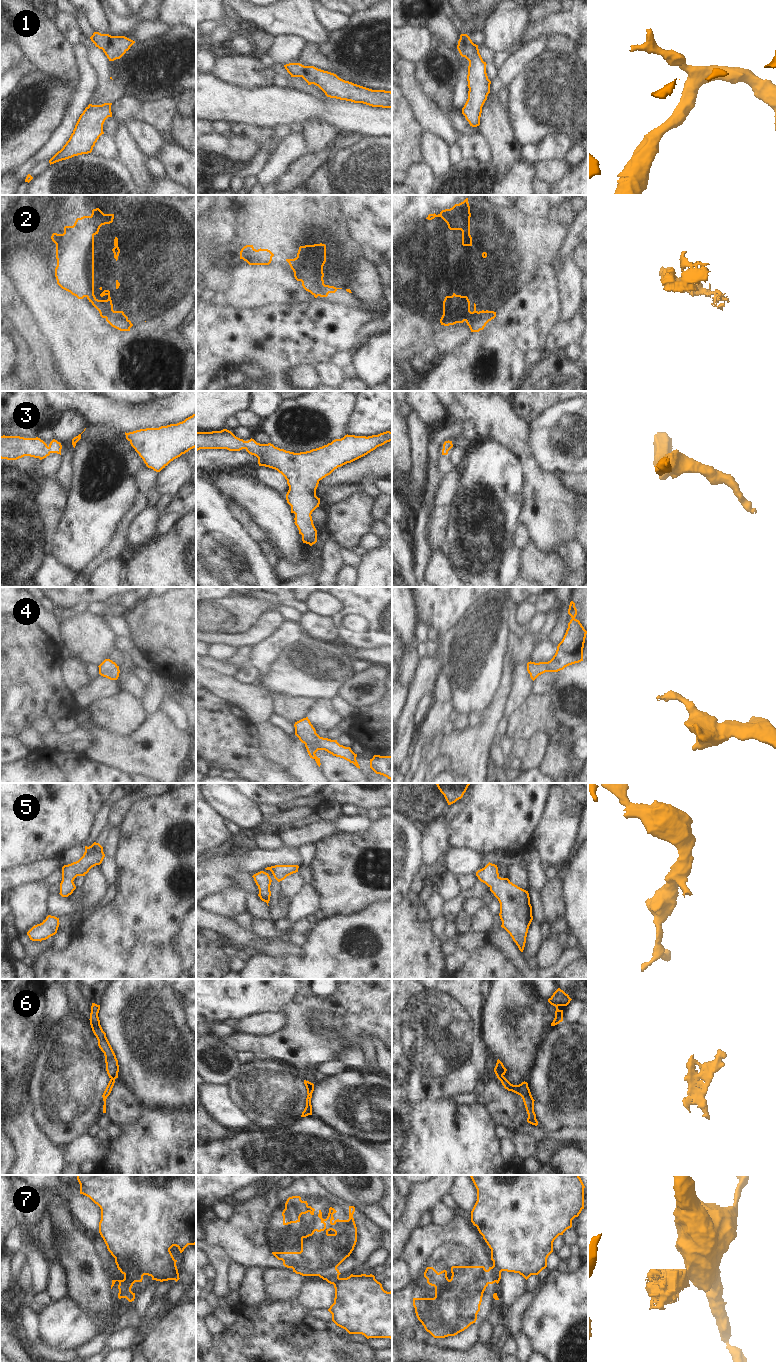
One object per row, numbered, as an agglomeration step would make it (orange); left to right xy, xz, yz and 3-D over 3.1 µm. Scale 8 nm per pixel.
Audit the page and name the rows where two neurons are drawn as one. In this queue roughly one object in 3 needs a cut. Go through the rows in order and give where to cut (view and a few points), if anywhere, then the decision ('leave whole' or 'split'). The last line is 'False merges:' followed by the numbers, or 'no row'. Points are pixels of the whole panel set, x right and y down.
1: no cut; leave whole
2: cut in xz along (300, 275), (317, 273), (322, 278); split
3: no cut; leave whole
4: no cut; leave whole
5: no cut; leave whole
6: cut in xy along (117, 1075), (111, 1078); split
7: cut in xy along (124, 1273), (130, 1273), (136, 1281); split
False merges: 2, 6, 7

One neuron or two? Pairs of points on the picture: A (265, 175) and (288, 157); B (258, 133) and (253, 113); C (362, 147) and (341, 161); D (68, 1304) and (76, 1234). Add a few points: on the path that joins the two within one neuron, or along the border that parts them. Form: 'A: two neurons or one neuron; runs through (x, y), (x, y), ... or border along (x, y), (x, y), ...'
A: one neuron; runs through (271, 171), (282, 160)
B: two neurons; border along (233, 122), (245, 122), (253, 126), (273, 129)
C: one neuron; runs through (357, 152), (346, 161)
D: two neurons; border along (68, 1295), (86, 1312)

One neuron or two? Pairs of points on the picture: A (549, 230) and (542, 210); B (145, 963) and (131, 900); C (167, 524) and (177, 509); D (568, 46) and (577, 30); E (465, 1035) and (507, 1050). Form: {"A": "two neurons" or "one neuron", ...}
{"A": "two neurons", "B": "one neuron", "C": "one neuron", "D": "two neurons", "E": "two neurons"}

